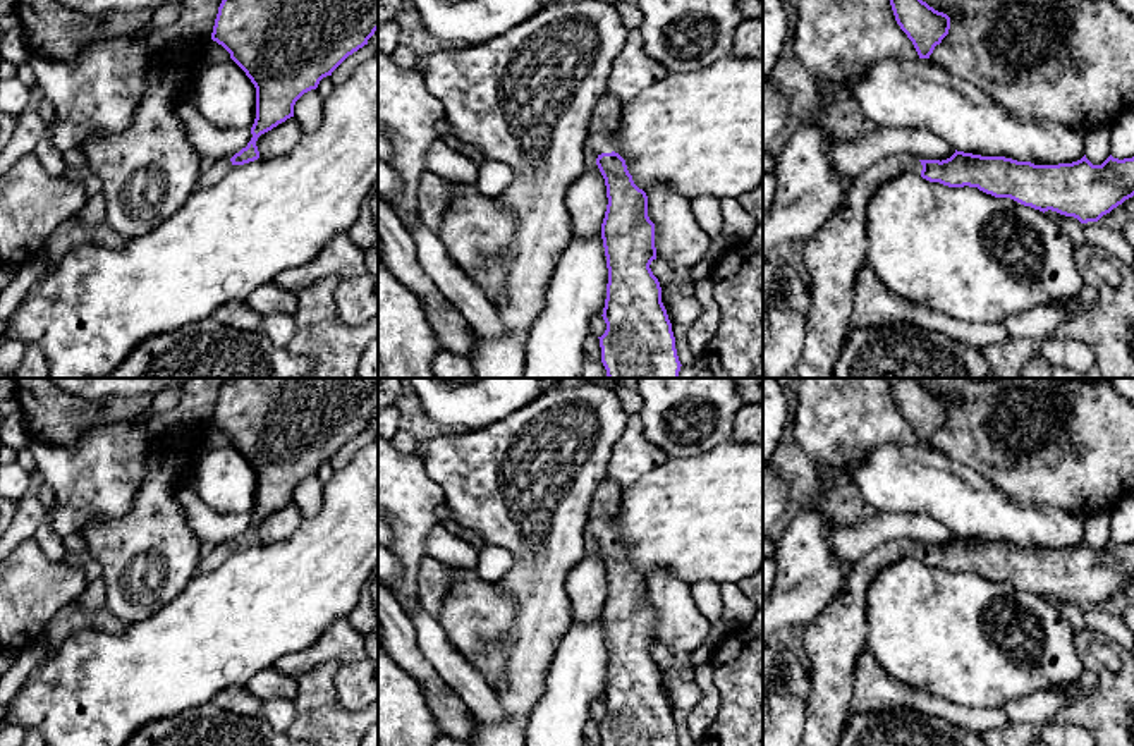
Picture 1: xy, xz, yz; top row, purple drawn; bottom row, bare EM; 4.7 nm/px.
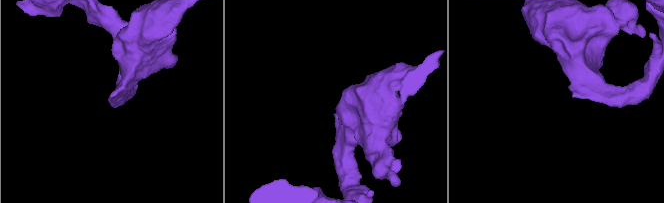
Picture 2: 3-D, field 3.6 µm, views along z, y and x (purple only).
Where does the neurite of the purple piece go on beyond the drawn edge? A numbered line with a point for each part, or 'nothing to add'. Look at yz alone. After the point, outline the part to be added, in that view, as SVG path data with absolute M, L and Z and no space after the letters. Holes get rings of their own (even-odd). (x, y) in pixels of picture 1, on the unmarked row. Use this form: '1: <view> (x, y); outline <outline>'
1: yz (834, 642); outline M912 540L876 547L850 571L830 605L804 627L802 646L811 663L811 693L801 746L837 746L847 725L854 665L866 650L866 593L871 579L904 557L921 559Z

